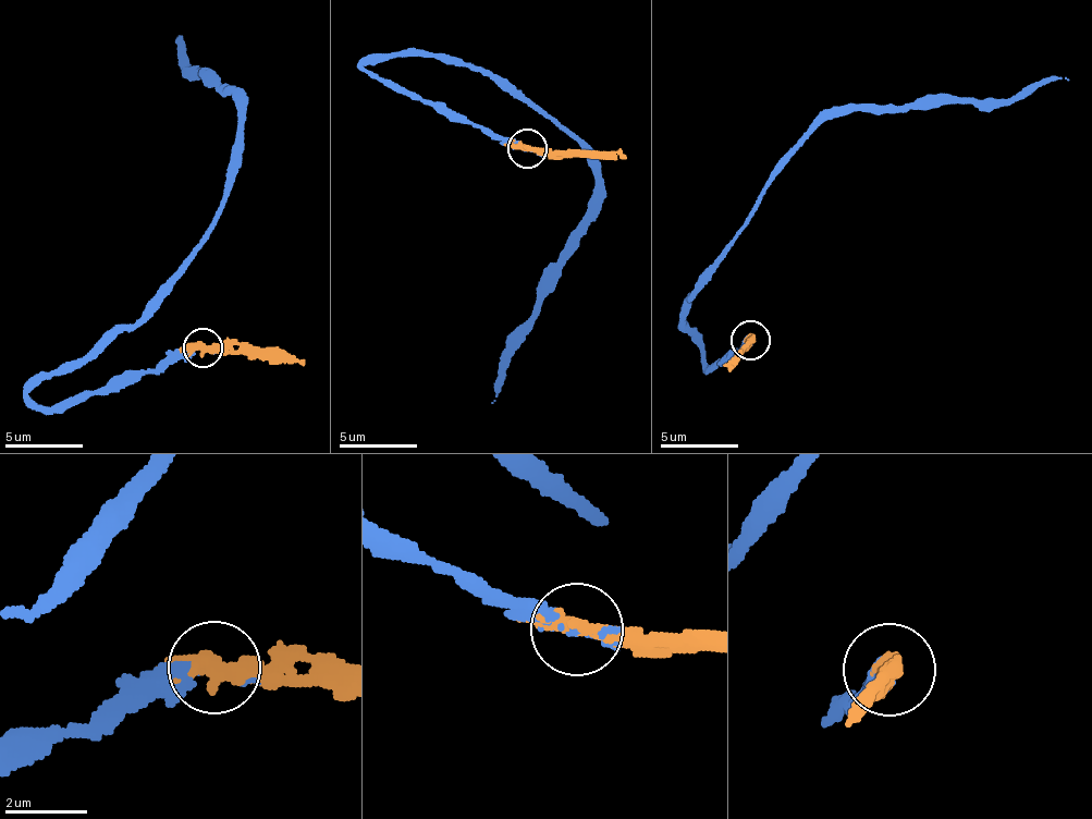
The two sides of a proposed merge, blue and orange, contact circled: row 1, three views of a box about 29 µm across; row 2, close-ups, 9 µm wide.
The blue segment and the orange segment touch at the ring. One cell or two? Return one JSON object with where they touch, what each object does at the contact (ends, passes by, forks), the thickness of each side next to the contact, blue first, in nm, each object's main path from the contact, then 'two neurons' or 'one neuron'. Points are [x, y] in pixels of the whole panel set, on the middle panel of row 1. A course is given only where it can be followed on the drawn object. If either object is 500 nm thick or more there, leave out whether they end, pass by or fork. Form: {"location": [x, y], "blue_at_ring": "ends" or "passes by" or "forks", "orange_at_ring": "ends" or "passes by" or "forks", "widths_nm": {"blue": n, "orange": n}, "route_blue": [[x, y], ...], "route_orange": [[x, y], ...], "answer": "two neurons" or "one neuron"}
{"location": [527, 148], "blue_at_ring": "forks", "orange_at_ring": "passes by", "widths_nm": {"blue": 60, "orange": 420}, "route_blue": [[526, 148], [453, 121], [360, 68], [449, 54], [470, 64], [564, 127], [592, 169], [589, 220], [491, 401]], "route_orange": [[526, 148], [612, 151], [625, 158]], "answer": "one neuron"}

